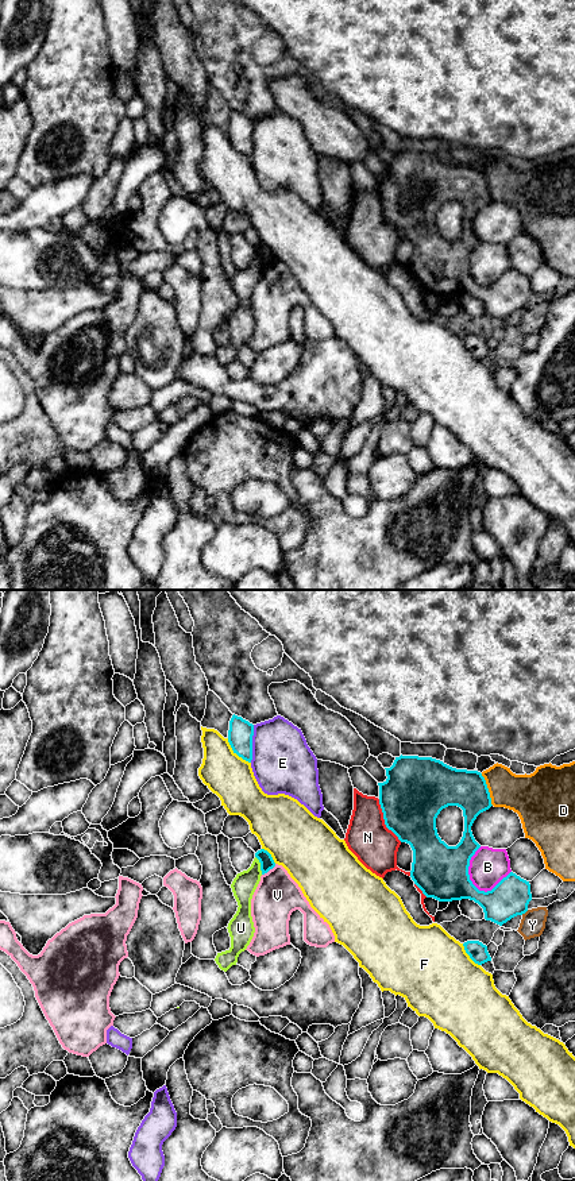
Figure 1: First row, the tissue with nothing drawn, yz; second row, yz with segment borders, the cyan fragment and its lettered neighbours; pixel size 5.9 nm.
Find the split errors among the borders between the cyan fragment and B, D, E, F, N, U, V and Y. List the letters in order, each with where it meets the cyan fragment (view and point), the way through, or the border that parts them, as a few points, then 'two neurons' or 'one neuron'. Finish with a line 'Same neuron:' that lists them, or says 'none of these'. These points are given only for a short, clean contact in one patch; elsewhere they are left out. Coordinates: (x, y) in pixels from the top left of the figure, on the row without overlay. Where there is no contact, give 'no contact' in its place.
B: contact yz (483, 286); two neurons
D: contact yz (487, 185); two neurons
E: contact yz (251, 139); two neurons
F: contact yz (236, 149); two neurons
N: contact yz (385, 216); two neurons
U: contact yz (261, 261); border yz (255, 251), (262, 269); two neurons
V: contact yz (269, 265); two neurons
Y: contact yz (524, 308); border yz (528, 305), (521, 309); two neurons
Same neuron: none of these

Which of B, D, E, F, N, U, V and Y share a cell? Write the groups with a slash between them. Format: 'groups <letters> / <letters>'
groups B / D / E / F / N / U / V / Y

